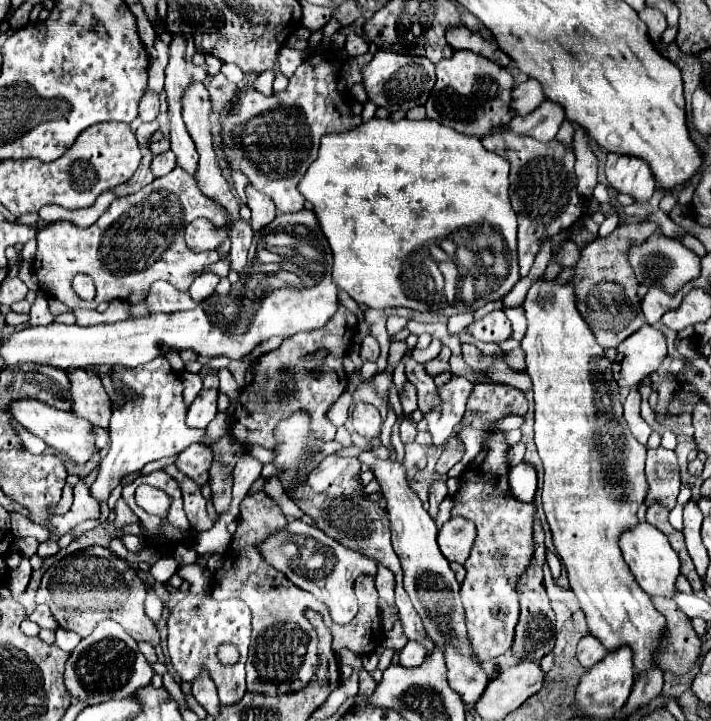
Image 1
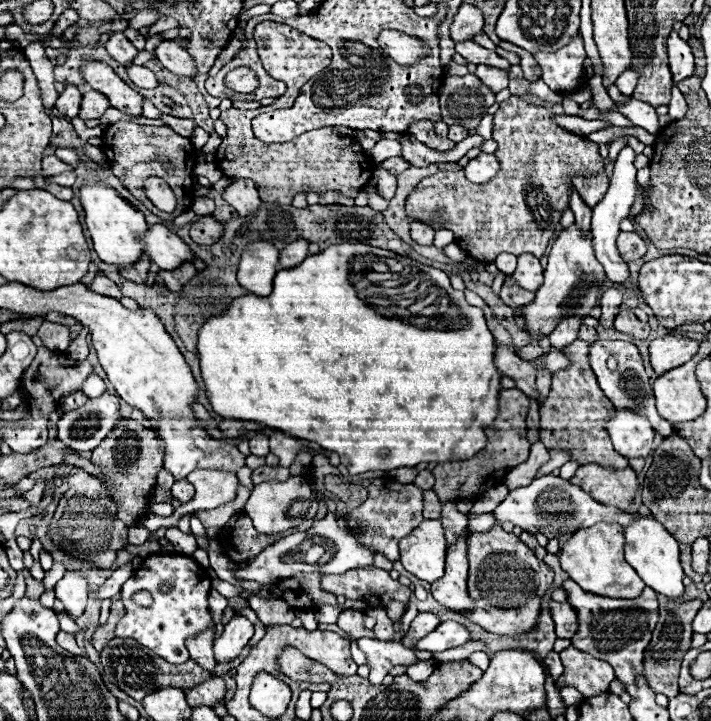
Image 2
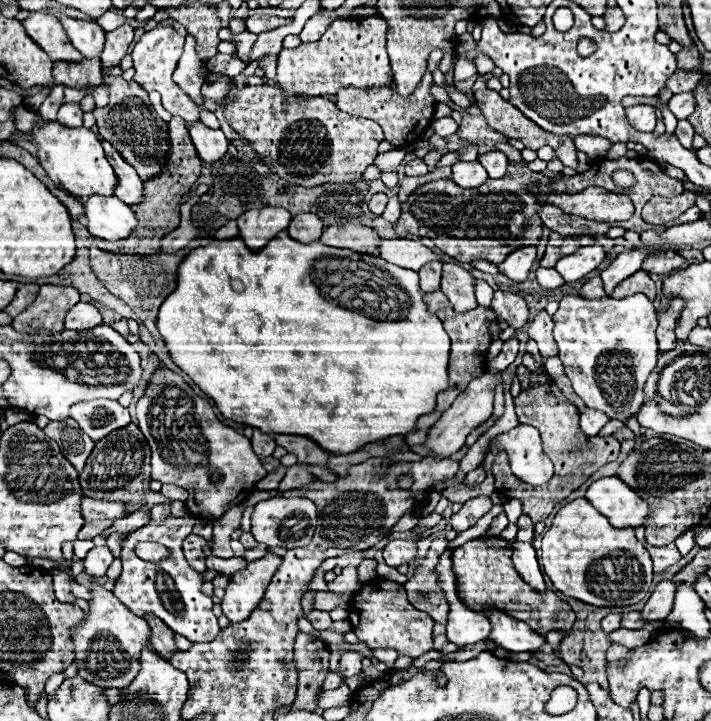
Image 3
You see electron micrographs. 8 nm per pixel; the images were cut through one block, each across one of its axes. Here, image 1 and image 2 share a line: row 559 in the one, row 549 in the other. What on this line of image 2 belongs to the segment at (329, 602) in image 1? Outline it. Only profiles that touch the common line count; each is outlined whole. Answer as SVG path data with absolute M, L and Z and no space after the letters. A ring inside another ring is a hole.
M332 512L324 520L318 520L308 532L290 534L274 544L270 544L254 562L248 562L244 568L238 568L238 576L242 580L256 580L260 584L278 582L282 578L292 578L298 572L322 572L322 574L344 574L352 568L372 566L374 552L370 548L360 546L346 530L336 524Z

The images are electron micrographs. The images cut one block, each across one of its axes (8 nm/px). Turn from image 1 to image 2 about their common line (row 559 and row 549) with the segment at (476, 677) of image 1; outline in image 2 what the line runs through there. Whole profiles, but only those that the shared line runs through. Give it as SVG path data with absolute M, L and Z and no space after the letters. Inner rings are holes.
M424 520L414 532L398 542L400 562L424 582L440 580L444 574L446 540L440 520Z

